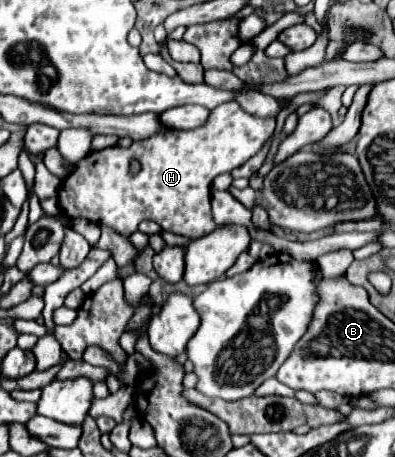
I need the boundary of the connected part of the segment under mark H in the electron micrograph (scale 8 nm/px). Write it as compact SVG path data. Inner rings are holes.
M225 102L211 111L205 122L205 126L195 130L174 130L166 134L155 134L139 142L124 148L111 146L97 152L89 152L79 164L71 166L71 174L61 182L59 188L59 206L61 212L69 218L85 218L93 224L105 224L117 230L123 236L131 236L137 230L137 224L143 220L157 222L163 230L187 236L187 238L199 238L215 228L213 216L211 216L211 182L215 176L223 172L231 172L245 164L251 156L255 156L265 140L275 132L275 118L258 118L241 109L235 102ZM131 160L137 160L141 164L141 170L137 174L131 174Z

